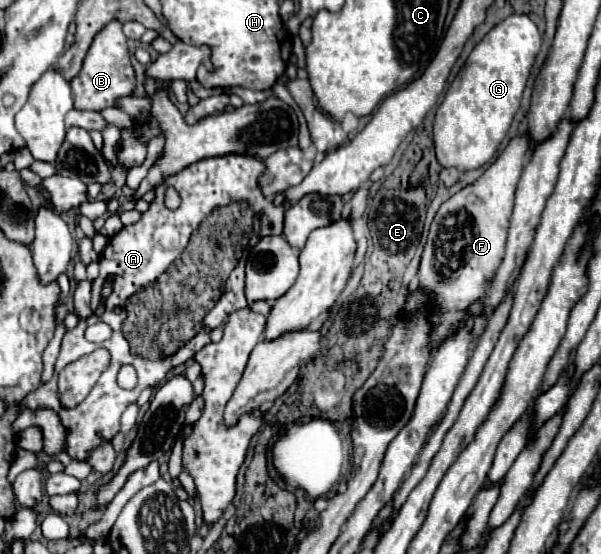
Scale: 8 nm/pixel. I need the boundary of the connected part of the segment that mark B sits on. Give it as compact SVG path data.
M112 20L106 24L92 40L88 54L82 62L82 70L70 80L74 108L78 110L104 110L108 106L116 106L120 98L130 96L136 88L136 74L130 64L126 36L122 32L122 22Z

